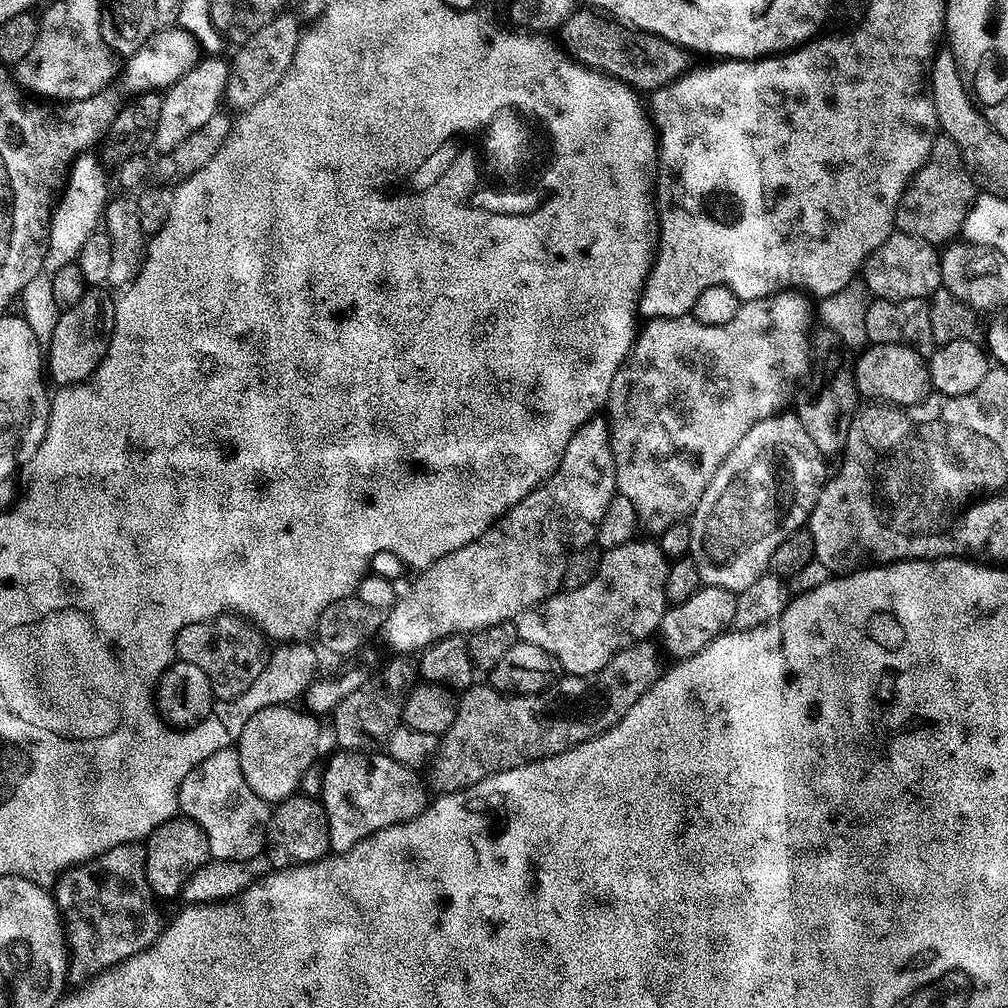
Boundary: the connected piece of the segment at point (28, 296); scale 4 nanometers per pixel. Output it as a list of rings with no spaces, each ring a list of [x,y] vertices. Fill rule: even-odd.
[[[82,154],[72,163],[68,170],[68,179],[59,193],[52,209],[52,220],[48,224],[48,249],[44,255],[44,265],[34,278],[20,291],[18,297],[19,311],[22,313],[26,326],[34,330],[34,338],[38,338],[41,346],[47,346],[54,334],[54,326],[58,326],[58,318],[62,309],[54,302],[54,274],[62,270],[62,266],[73,263],[86,243],[90,234],[98,231],[104,215],[104,206],[110,199],[108,192],[108,172],[104,169],[105,161],[96,154]]]

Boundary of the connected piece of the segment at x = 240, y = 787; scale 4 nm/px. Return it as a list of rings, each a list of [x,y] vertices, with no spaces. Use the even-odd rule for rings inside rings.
[[[235,747],[210,754],[206,762],[194,766],[194,770],[186,774],[180,787],[179,811],[206,834],[212,860],[249,860],[265,851],[270,804],[246,786]]]

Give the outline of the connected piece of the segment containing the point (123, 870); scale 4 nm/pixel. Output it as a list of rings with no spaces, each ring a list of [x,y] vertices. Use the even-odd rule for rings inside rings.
[[[137,842],[114,846],[94,858],[83,860],[81,864],[65,868],[57,876],[54,895],[60,919],[63,921],[64,943],[68,946],[67,975],[72,980],[74,978],[82,980],[80,982],[88,982],[101,972],[117,967],[131,956],[152,947],[159,939],[162,933],[162,919],[160,920],[160,912],[156,909],[157,901],[146,882],[145,866],[146,850],[143,843]]]

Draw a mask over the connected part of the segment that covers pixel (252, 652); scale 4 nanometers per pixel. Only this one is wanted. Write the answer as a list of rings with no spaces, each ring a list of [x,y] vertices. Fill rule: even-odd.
[[[236,614],[215,616],[206,622],[194,622],[186,626],[176,635],[176,656],[190,662],[190,666],[198,666],[206,678],[210,678],[210,690],[216,700],[233,700],[250,686],[268,661],[270,641],[251,619],[241,619]],[[240,624],[240,632],[235,629]]]

